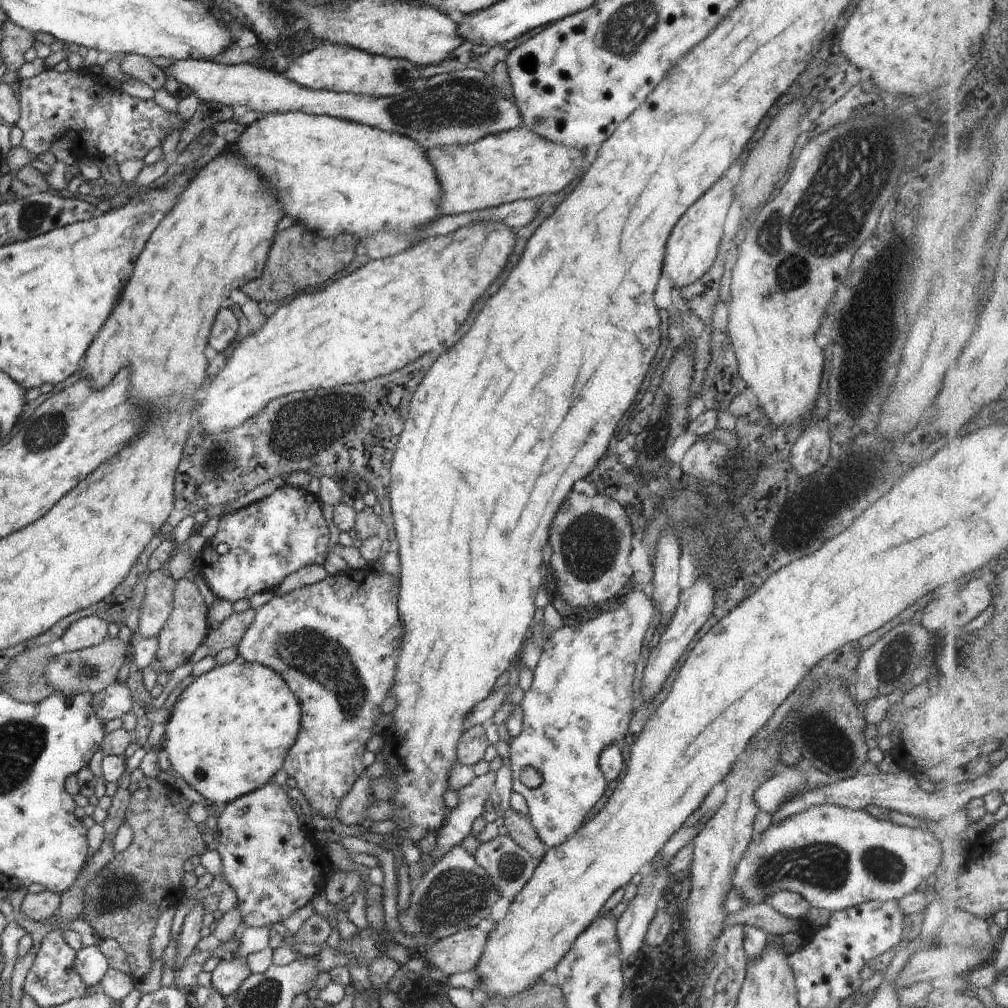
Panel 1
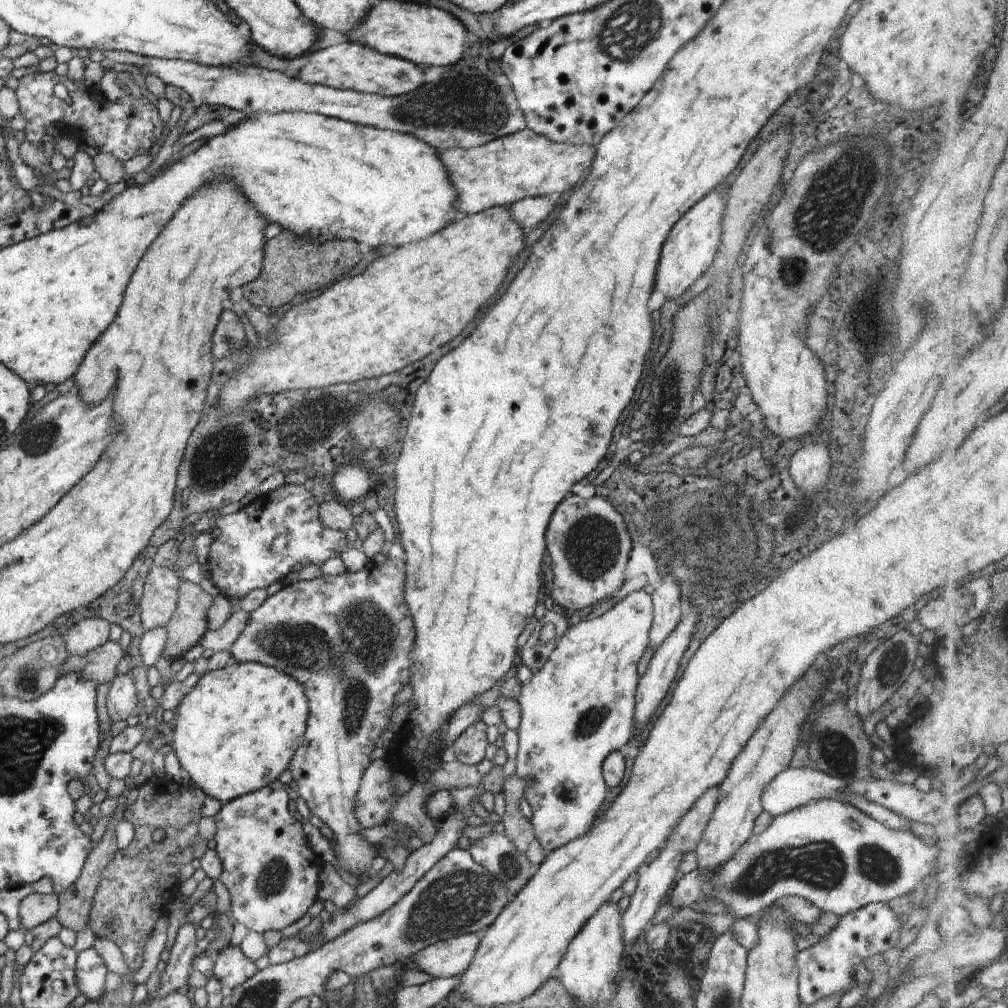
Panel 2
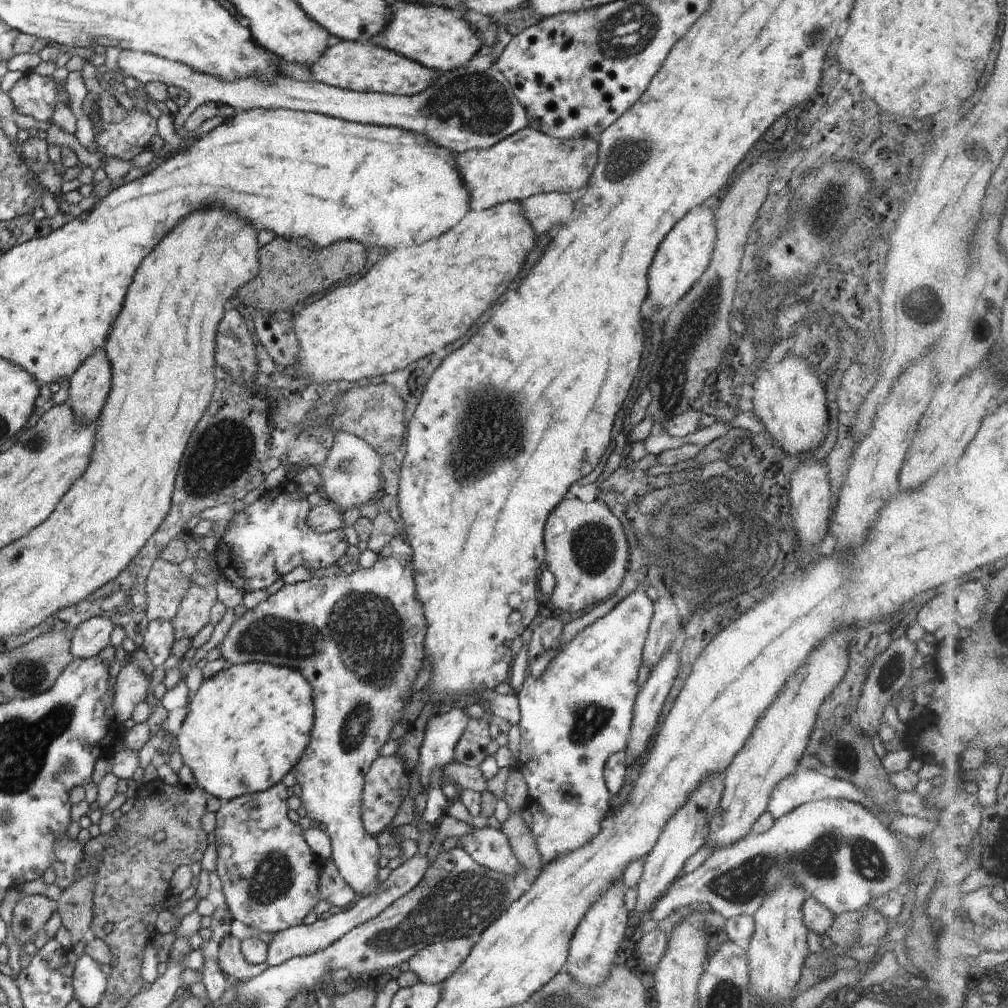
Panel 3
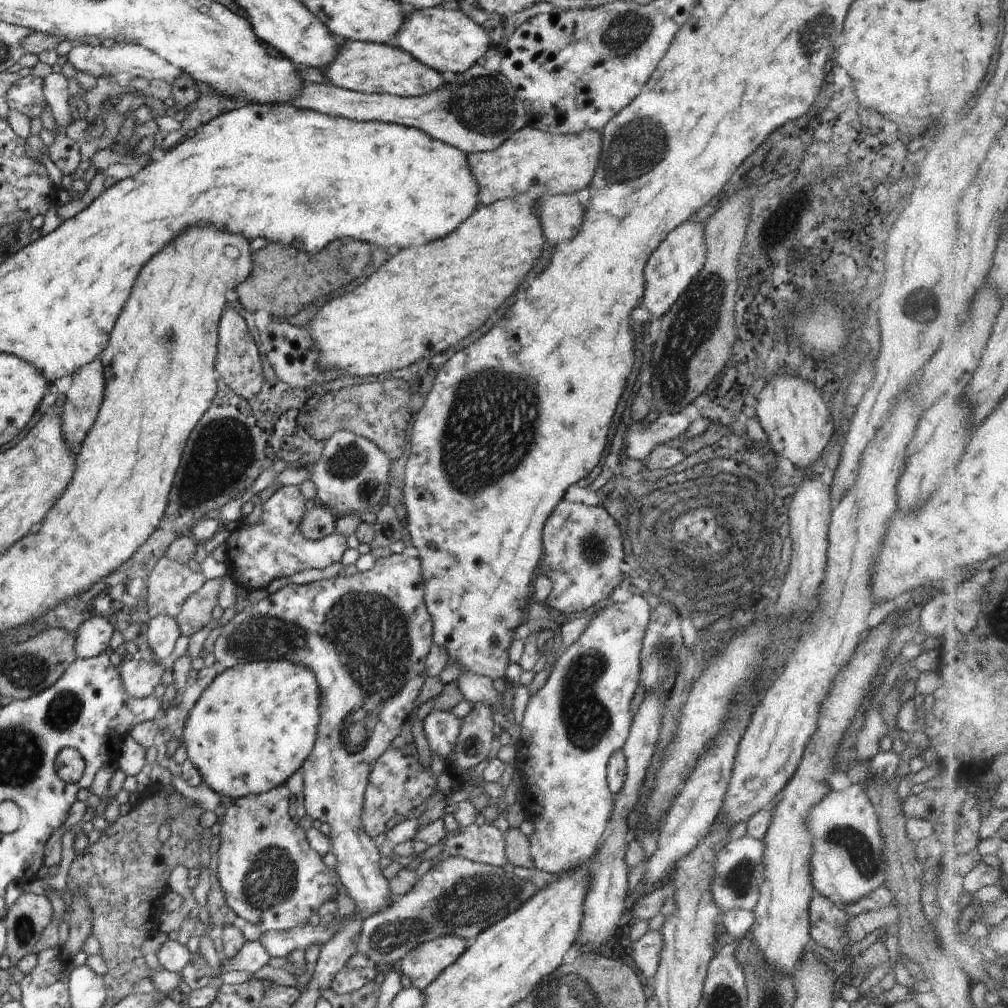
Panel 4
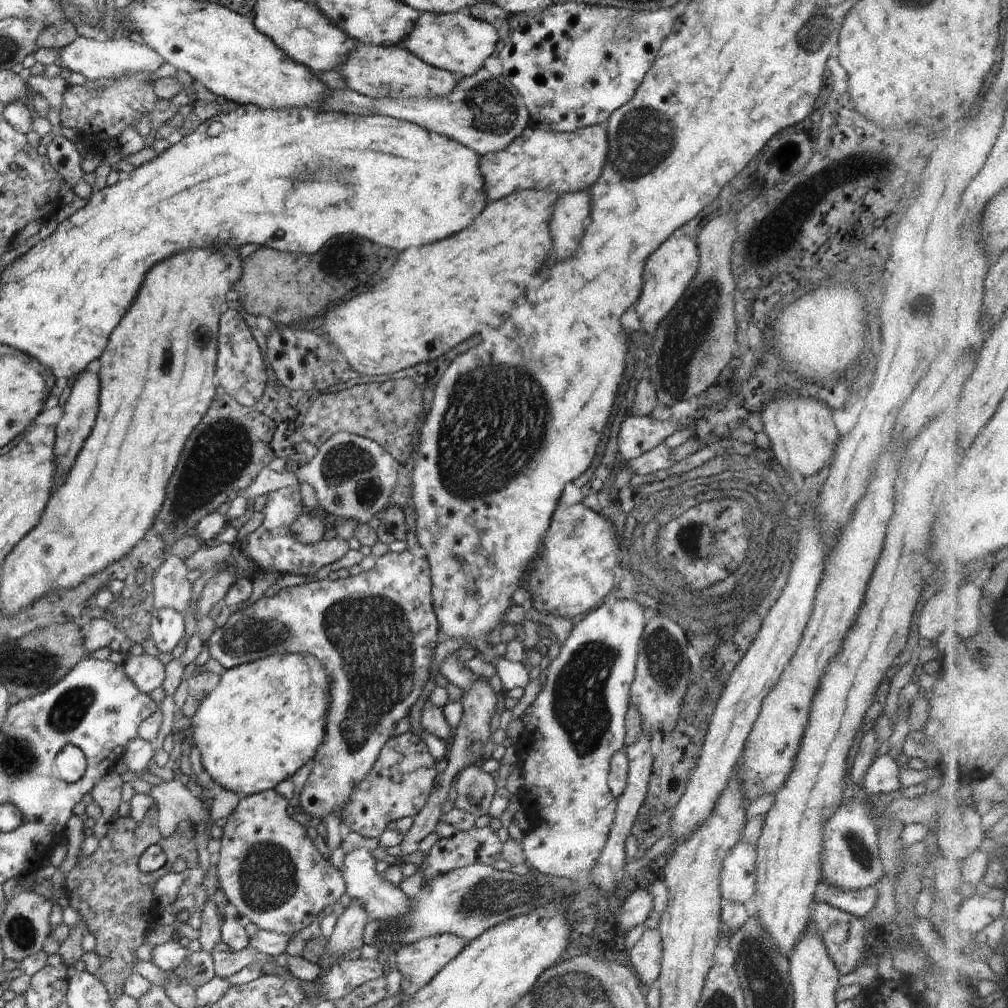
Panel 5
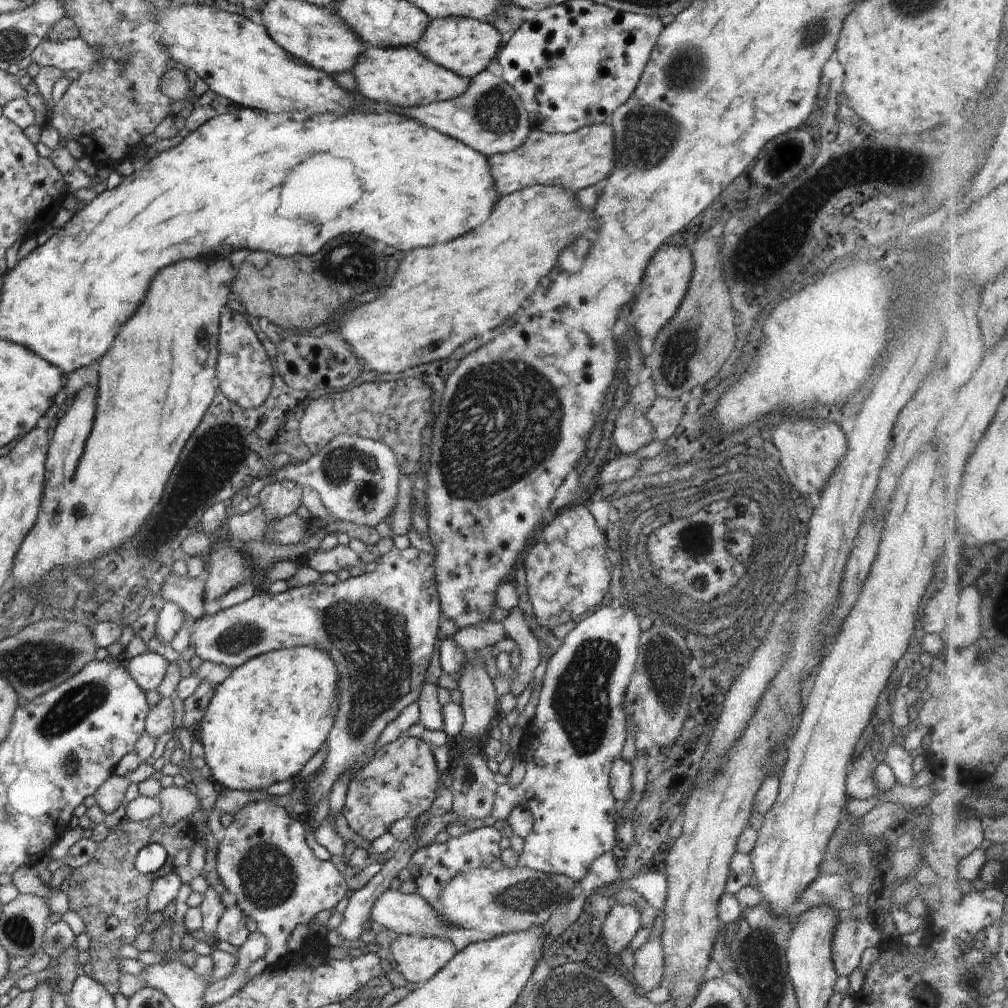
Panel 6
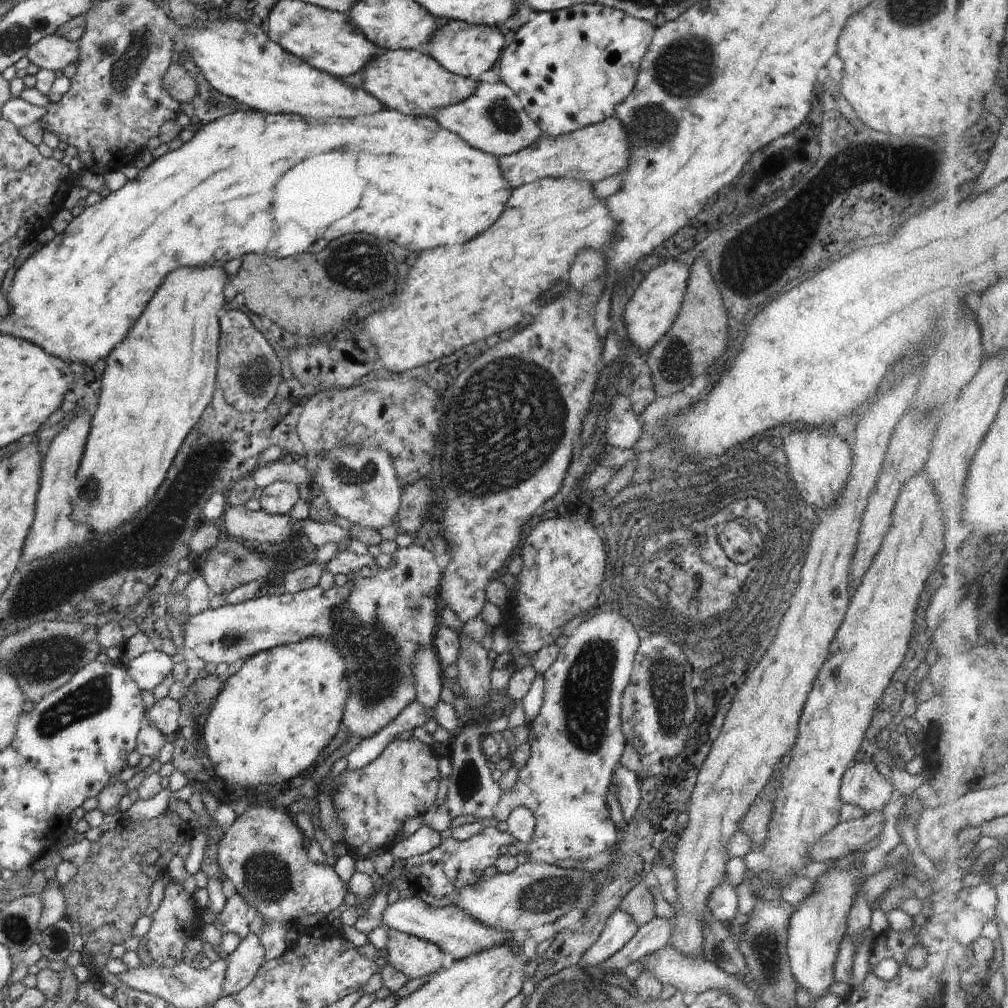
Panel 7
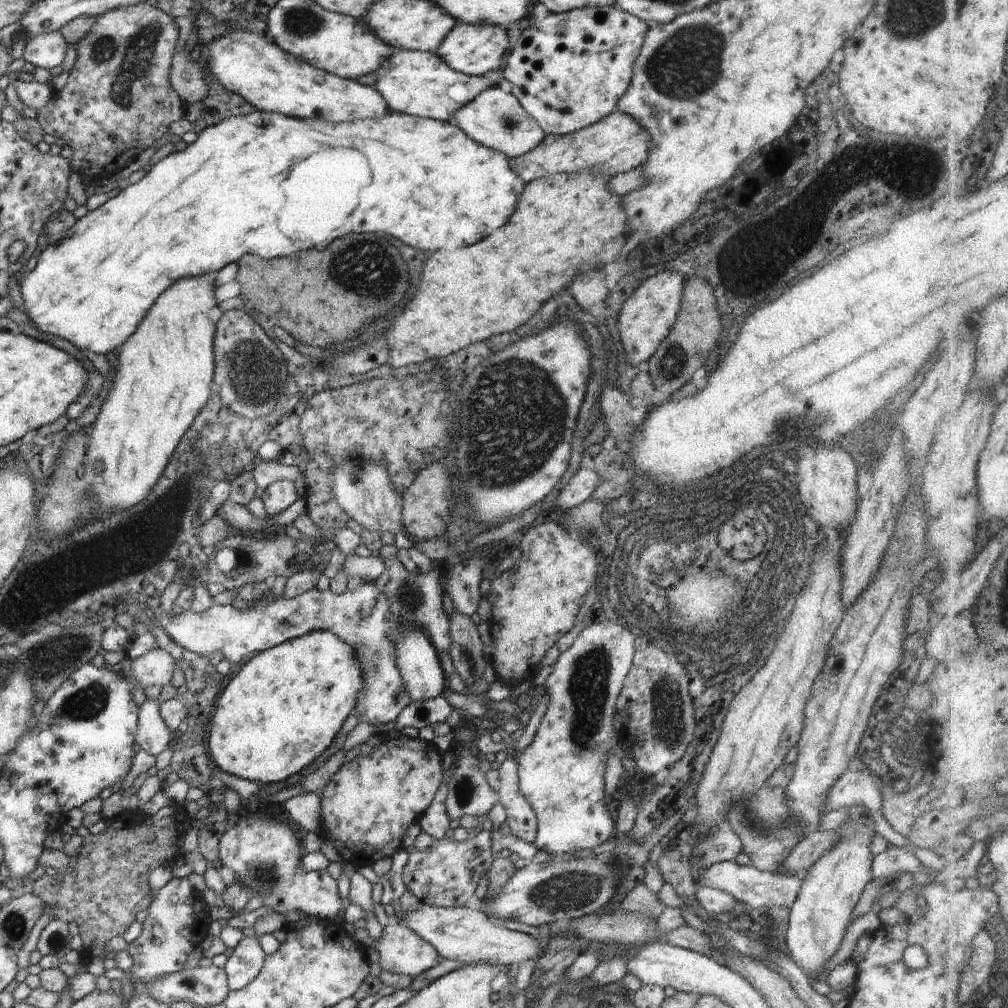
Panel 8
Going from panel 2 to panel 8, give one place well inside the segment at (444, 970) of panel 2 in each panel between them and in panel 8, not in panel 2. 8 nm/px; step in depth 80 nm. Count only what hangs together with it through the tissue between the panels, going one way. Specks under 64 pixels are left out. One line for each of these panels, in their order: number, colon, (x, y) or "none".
3: (435, 962)
4: (422, 964)
5: (420, 961)
6: (418, 958)
7: (415, 957)
8: (402, 951)

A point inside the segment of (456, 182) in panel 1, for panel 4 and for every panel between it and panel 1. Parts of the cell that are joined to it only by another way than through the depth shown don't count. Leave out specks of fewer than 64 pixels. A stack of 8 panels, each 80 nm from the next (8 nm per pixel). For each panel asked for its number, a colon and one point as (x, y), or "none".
2: (523, 164)
3: (529, 162)
4: (534, 161)

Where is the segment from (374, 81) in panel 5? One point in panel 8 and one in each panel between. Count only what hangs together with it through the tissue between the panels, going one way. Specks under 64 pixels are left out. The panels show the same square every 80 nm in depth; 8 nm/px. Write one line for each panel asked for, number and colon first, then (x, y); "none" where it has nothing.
6: (402, 77)
7: (409, 81)
8: (419, 83)

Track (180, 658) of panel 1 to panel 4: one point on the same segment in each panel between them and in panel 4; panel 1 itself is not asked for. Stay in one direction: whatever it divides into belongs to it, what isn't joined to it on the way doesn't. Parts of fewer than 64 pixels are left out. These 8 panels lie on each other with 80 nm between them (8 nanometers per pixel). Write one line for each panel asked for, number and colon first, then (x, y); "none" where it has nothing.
2: (190, 621)
3: (193, 615)
4: (196, 612)

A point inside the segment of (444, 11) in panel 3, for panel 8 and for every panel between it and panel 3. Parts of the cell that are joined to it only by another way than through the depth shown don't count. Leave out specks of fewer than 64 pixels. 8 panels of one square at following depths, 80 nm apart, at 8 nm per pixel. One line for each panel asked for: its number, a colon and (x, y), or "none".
4: (442, 38)
5: (457, 42)
6: (464, 46)
7: (468, 50)
8: (476, 49)

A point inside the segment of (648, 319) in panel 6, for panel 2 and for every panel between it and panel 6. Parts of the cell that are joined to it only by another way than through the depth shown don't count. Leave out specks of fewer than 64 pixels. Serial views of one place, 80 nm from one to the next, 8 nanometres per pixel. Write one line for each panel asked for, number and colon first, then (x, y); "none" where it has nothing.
2: (691, 246)
3: (686, 252)
4: (671, 268)
5: (670, 269)

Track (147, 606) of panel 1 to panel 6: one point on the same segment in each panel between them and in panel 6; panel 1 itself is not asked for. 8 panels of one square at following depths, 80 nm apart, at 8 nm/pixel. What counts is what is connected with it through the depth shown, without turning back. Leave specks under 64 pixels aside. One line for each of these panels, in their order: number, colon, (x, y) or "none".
2: (161, 588)
3: (165, 586)
4: (170, 583)
5: (172, 584)
6: (187, 592)

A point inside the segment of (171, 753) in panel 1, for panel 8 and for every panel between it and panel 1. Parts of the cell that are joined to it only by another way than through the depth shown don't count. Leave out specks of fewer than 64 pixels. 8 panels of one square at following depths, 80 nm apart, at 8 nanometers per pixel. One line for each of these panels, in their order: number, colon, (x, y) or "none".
2: (236, 731)
3: (247, 726)
4: (254, 725)
5: (266, 718)
6: (273, 713)
7: (274, 716)
8: (285, 706)

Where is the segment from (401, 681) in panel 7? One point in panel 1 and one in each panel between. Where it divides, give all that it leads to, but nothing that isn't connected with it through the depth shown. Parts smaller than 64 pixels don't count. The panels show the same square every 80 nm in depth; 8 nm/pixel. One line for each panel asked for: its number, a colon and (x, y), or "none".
1: (335, 643)
2: (347, 639)
3: (359, 639)
4: (366, 637)
5: (375, 633)
6: (380, 628)

